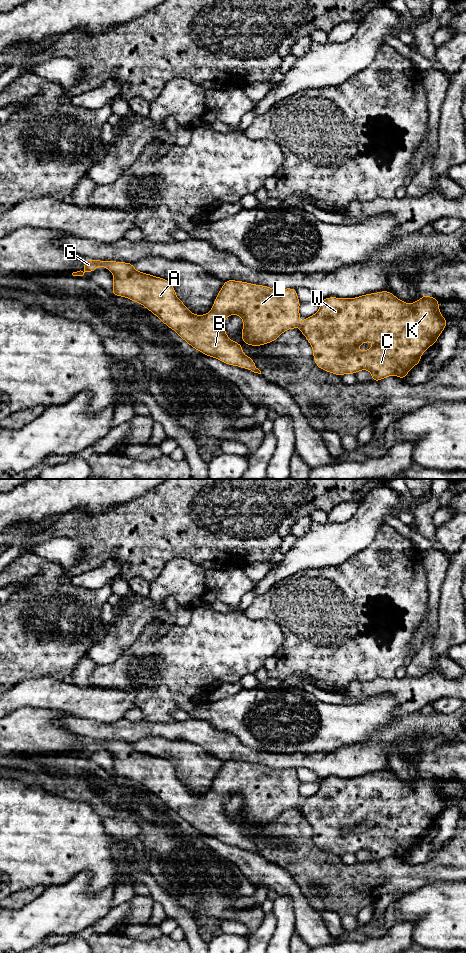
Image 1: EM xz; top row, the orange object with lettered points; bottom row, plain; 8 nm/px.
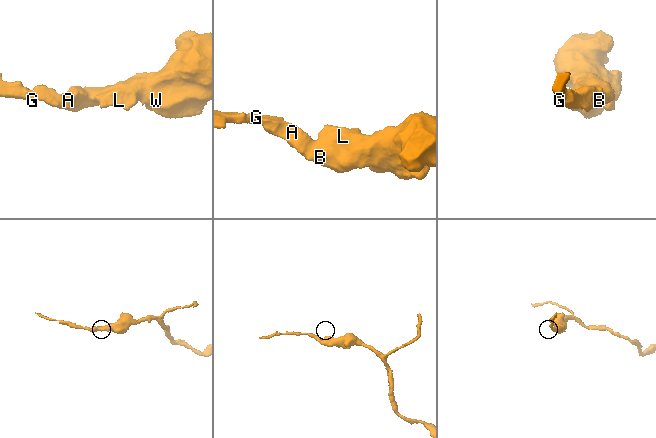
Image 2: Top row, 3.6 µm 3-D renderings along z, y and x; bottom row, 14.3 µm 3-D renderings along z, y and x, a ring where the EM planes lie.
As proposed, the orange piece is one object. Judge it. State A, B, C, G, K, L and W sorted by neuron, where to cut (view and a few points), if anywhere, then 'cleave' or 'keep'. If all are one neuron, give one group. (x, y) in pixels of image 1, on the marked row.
groups A B C G K L W; cut none; keep

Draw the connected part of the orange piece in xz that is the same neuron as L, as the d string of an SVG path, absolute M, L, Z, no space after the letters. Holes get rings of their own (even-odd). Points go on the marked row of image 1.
M87 259L84 260L84 270L73 272L72 275L93 273L98 266L113 273L113 295L143 305L185 342L207 357L214 357L228 365L249 369L258 374L261 371L256 367L253 358L246 356L242 346L225 333L225 318L229 315L239 315L242 318L241 337L249 346L263 346L274 342L287 329L298 328L312 346L313 358L318 368L338 376L369 370L373 382L394 375L404 380L408 372L421 363L421 355L437 342L448 323L440 313L439 300L434 297L423 295L419 300L408 304L391 291L380 291L355 298L324 298L319 310L305 318L303 325L299 327L301 302L296 289L272 289L232 279L224 281L211 311L197 315L191 313L176 296L174 286L167 279L137 271L133 263ZM364 342L373 342L375 345L368 350L357 351Z

